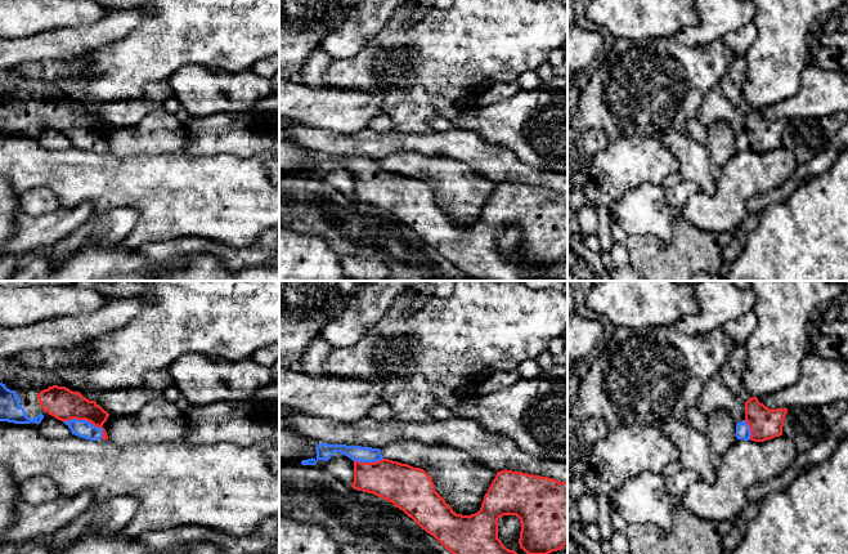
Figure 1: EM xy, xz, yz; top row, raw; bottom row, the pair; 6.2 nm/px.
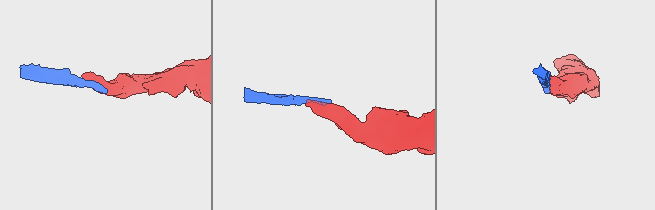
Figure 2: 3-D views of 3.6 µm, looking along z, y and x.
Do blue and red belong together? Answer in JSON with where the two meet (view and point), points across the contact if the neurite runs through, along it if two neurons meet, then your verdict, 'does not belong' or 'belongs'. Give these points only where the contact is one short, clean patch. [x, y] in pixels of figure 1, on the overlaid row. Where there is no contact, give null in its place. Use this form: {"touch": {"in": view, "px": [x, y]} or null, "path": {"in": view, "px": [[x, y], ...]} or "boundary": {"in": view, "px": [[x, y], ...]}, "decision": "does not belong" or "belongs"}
{"touch": {"in": "xy", "px": [85, 420]}, "path": {"in": "xy", "px": [[81, 428], [85, 420], [75, 410], [64, 405]]}, "decision": "belongs"}

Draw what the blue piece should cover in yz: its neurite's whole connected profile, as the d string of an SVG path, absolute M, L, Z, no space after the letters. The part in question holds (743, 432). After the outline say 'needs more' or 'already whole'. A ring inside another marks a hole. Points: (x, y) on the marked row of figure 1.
M751 397L745 402L745 419L736 424L737 439L764 442L782 435L788 408L770 410Z; needs more

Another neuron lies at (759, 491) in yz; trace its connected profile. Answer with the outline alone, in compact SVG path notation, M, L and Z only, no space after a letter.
M793 465L775 478L753 484L746 492L746 501L763 501L775 492L785 491L798 478L800 472L799 468Z

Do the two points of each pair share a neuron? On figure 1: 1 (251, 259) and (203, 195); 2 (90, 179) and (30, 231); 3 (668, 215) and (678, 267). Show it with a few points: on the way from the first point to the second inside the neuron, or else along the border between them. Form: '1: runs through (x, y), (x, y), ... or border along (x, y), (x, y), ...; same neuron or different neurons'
1: border along (265, 229), (252, 244), (239, 248), (212, 241); different neurons
2: border along (90, 201), (82, 201), (71, 208), (61, 208); different neurons
3: border along (681, 215), (668, 242), (642, 236); different neurons

